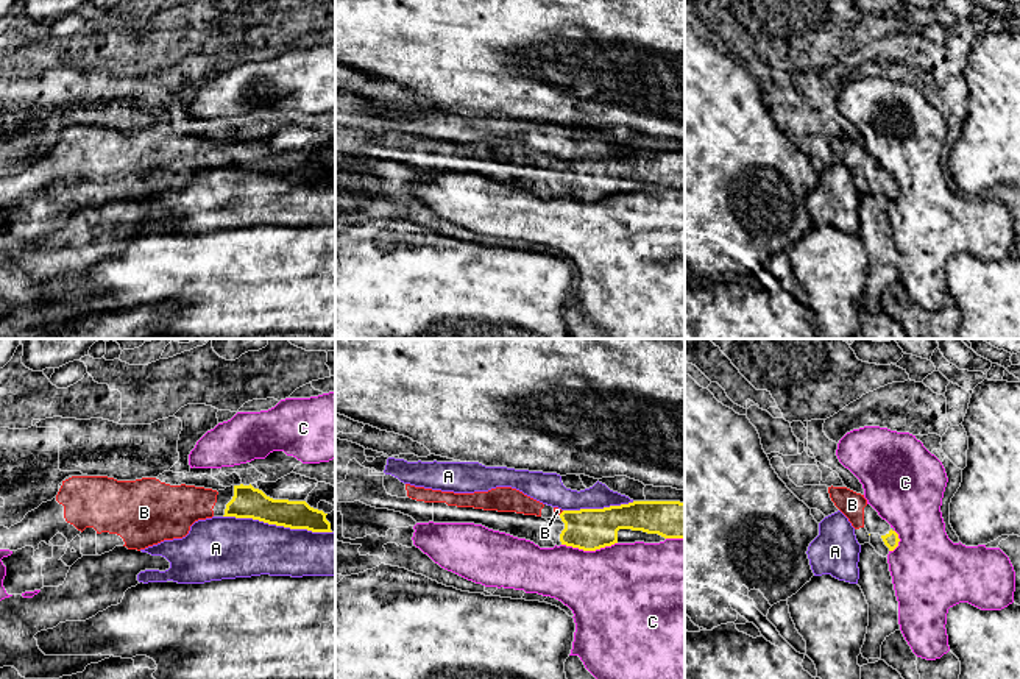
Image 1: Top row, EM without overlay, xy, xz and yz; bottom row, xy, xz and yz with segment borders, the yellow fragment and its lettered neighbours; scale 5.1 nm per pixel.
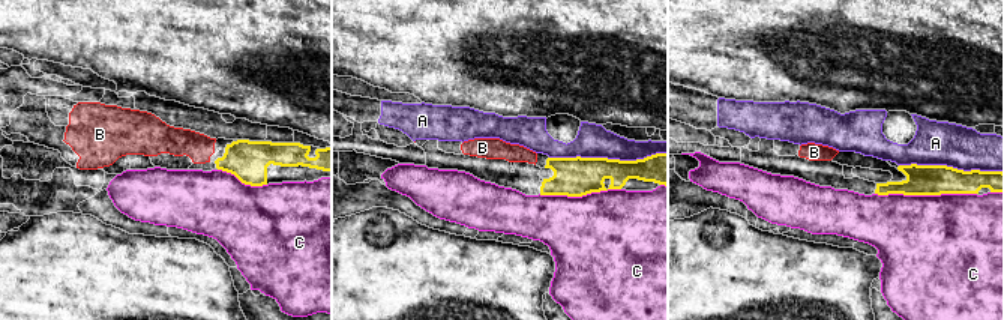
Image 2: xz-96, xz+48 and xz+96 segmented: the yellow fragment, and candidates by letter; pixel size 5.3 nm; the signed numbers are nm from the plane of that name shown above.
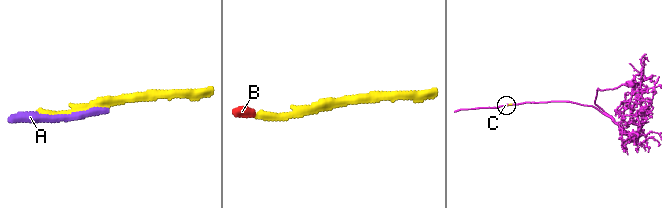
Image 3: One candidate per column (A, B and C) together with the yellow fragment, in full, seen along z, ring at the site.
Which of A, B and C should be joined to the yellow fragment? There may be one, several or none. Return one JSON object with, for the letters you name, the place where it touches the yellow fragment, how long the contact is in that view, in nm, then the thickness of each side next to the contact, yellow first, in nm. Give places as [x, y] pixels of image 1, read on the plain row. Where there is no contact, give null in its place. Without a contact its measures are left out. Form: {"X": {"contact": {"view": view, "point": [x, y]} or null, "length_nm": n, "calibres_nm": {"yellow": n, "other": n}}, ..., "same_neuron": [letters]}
{"B": {"contact": {"view": "xz", "point": [562, 163]}, "length_nm": 40, "calibres_nm": {"yellow": 220, "other": 40}}, "same_neuron": ["B"]}

